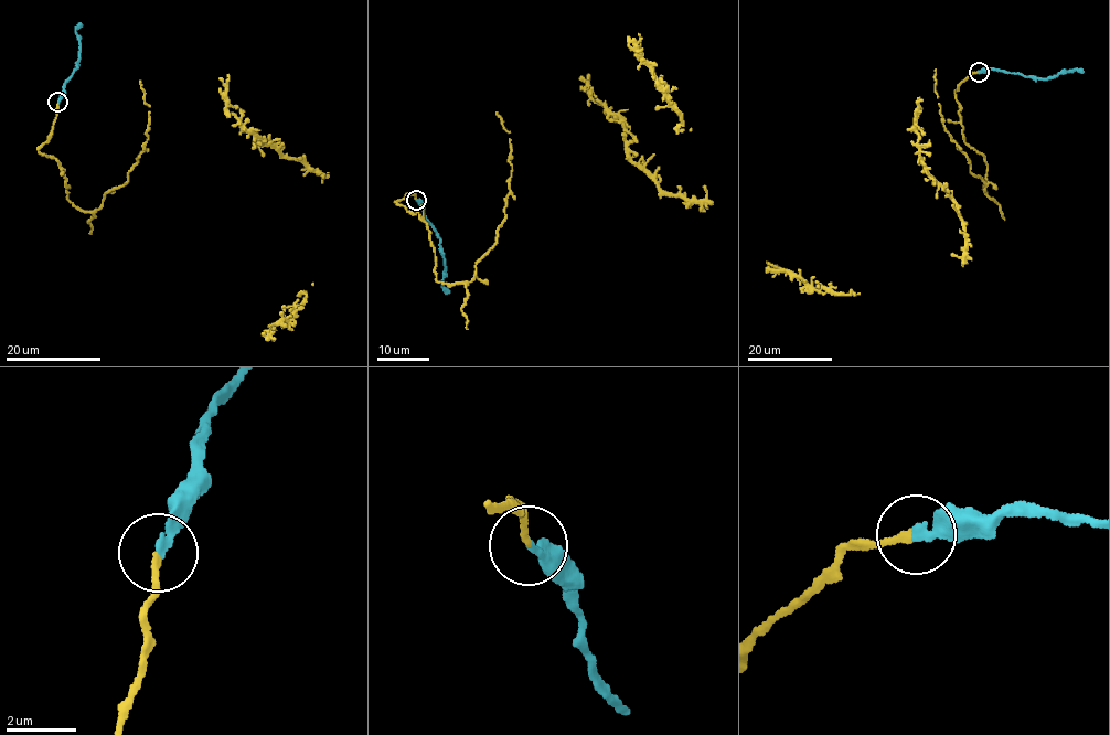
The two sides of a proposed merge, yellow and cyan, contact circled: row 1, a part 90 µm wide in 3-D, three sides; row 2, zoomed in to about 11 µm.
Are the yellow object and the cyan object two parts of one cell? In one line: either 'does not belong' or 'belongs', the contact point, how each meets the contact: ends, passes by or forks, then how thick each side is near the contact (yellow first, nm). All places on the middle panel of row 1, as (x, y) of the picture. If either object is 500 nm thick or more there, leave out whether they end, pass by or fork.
belongs; place (416, 200); yellow ends; cyan ends; calibres 180 and 240 nm

